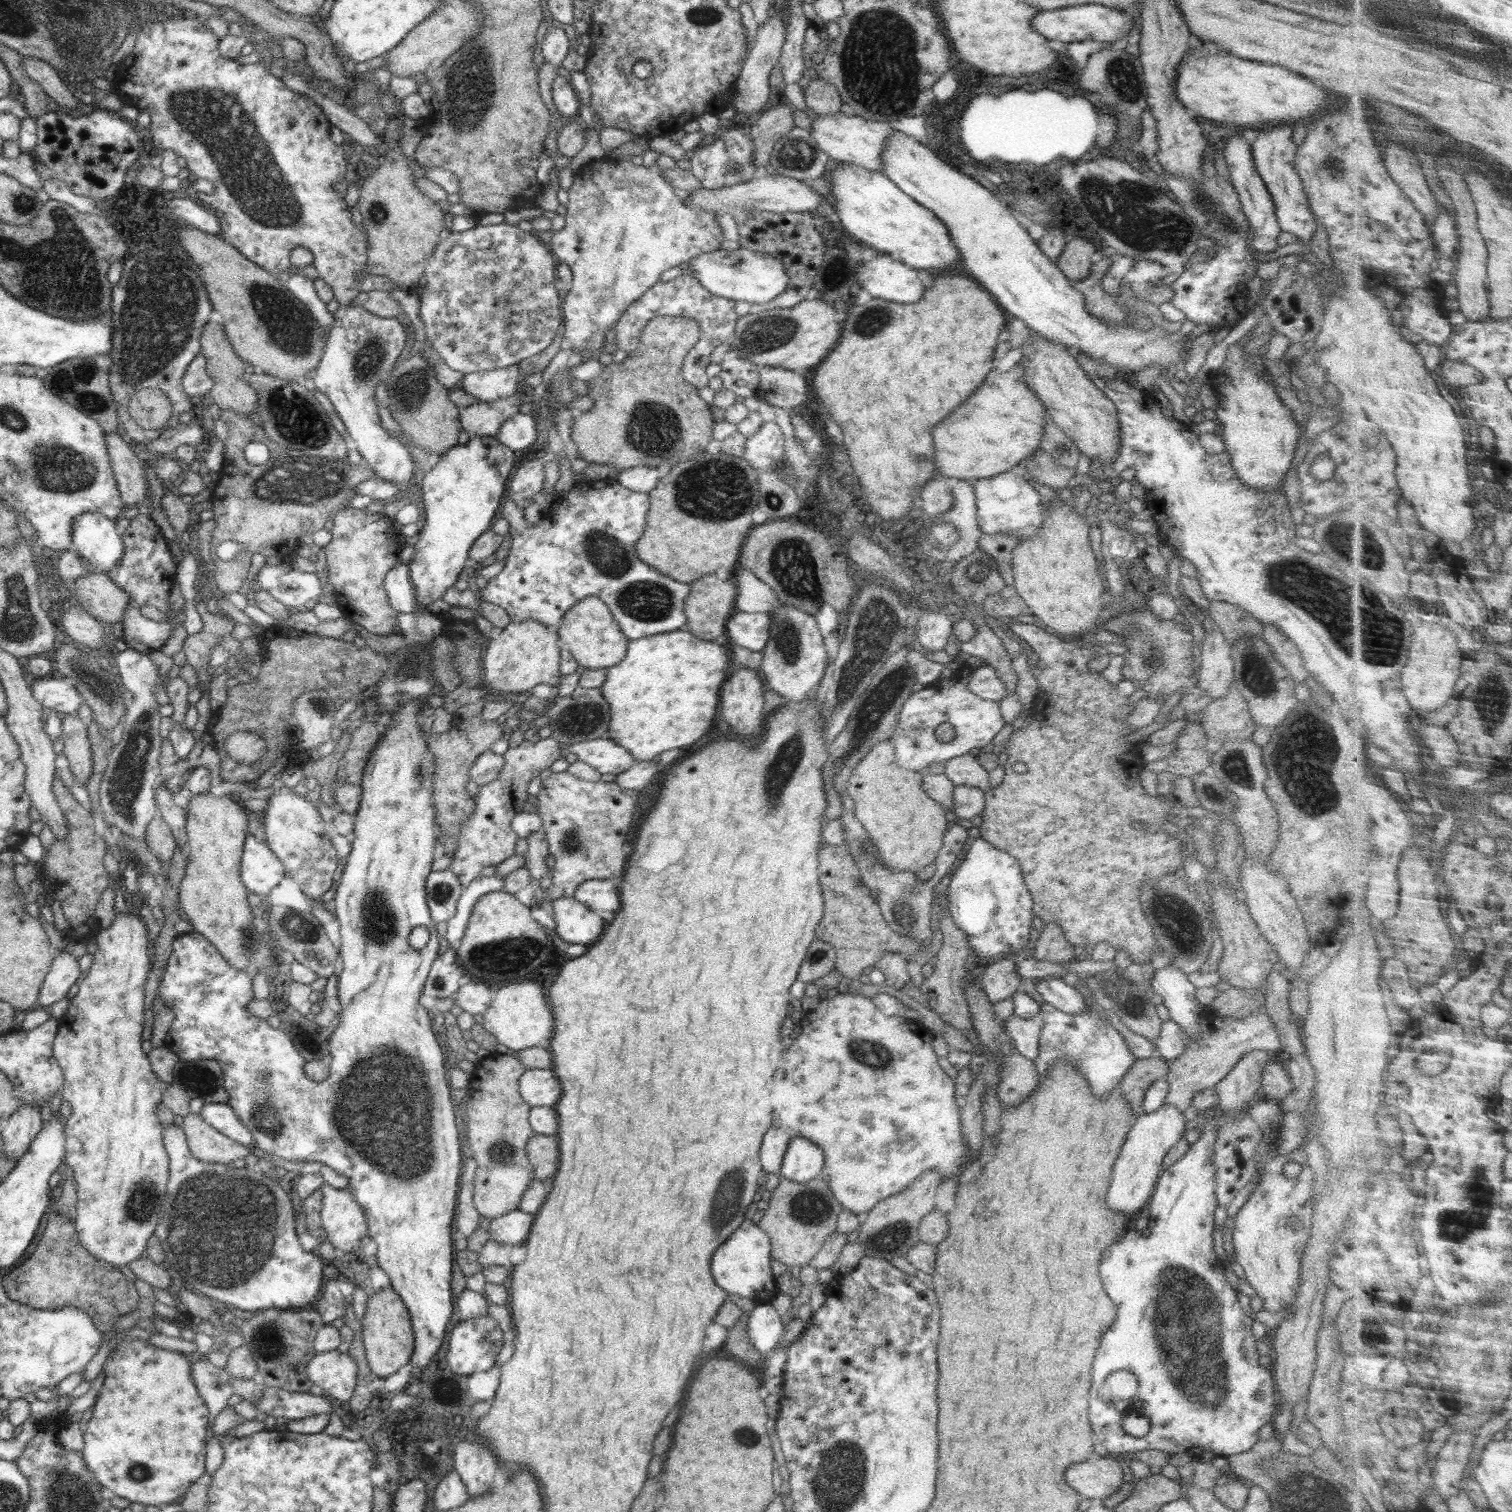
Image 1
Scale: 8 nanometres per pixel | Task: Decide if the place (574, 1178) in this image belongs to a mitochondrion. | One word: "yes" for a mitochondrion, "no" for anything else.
no

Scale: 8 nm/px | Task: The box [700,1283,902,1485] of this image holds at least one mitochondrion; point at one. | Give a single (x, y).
(750, 1437)

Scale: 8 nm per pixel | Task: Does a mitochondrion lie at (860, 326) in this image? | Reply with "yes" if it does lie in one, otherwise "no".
yes

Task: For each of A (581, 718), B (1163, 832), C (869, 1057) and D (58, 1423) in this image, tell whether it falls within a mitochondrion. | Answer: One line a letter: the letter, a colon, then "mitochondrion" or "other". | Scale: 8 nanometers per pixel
A: mitochondrion
B: other
C: mitochondrion
D: other

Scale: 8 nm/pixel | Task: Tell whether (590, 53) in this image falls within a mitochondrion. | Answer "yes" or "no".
no

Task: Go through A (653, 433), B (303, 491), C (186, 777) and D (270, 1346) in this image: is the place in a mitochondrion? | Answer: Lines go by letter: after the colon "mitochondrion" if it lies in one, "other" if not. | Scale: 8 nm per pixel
A: mitochondrion
B: mitochondrion
C: other
D: mitochondrion

